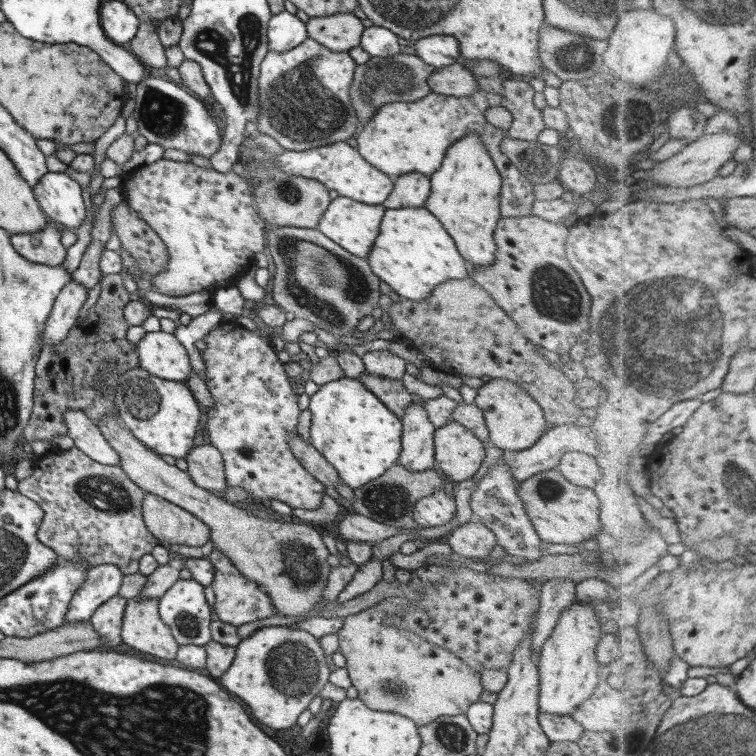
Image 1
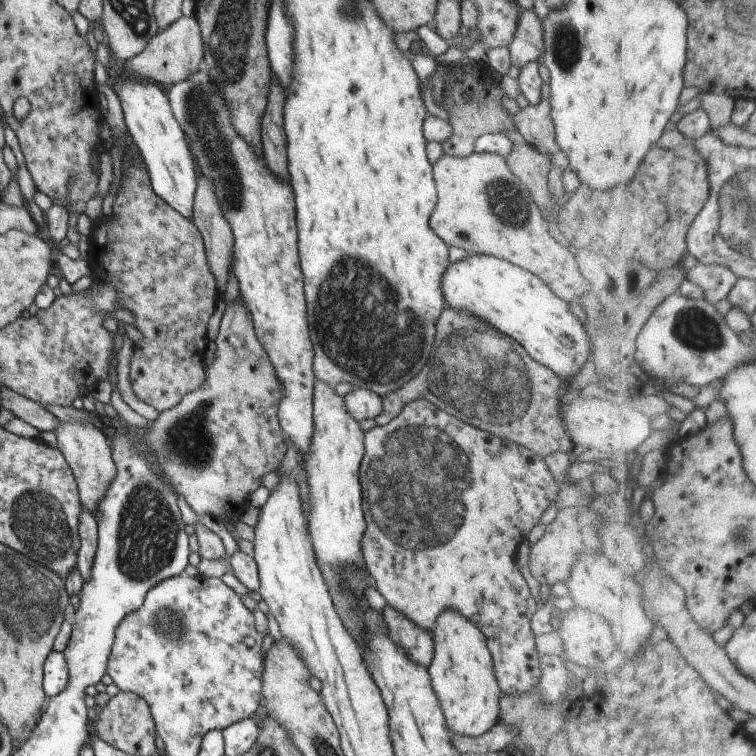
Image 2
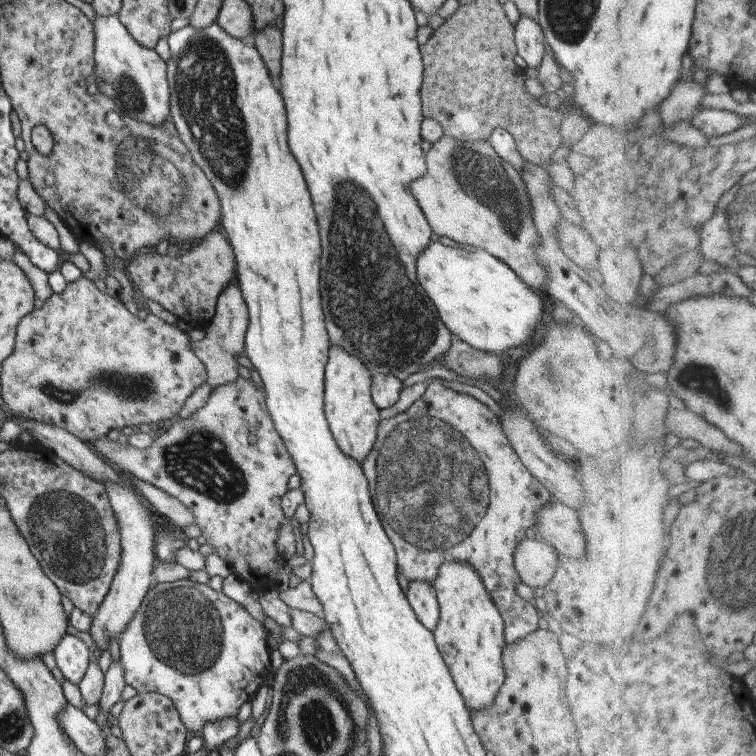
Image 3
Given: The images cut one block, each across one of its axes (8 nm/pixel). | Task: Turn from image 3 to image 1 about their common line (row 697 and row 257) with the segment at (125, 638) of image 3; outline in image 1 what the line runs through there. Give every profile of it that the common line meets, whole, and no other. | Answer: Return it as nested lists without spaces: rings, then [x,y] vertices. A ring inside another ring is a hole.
[[[161,157],[155,162],[141,165],[121,175],[121,195],[127,208],[137,212],[163,242],[167,265],[163,271],[151,277],[151,286],[161,294],[185,296],[191,292],[208,291],[211,295],[220,287],[234,282],[234,277],[244,274],[254,262],[253,254],[264,252],[264,230],[268,227],[257,213],[252,202],[251,185],[233,171],[217,172],[201,168],[190,162],[167,160]]]

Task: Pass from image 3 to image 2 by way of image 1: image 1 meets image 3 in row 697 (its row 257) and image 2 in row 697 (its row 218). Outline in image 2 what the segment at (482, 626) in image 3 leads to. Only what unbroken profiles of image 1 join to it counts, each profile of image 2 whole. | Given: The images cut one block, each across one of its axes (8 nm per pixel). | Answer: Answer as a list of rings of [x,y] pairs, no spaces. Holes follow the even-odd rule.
[[[445,610],[437,616],[433,624],[432,657],[427,670],[449,732],[478,737],[496,724],[499,690],[492,656],[486,638],[473,621],[469,622],[453,610]]]

